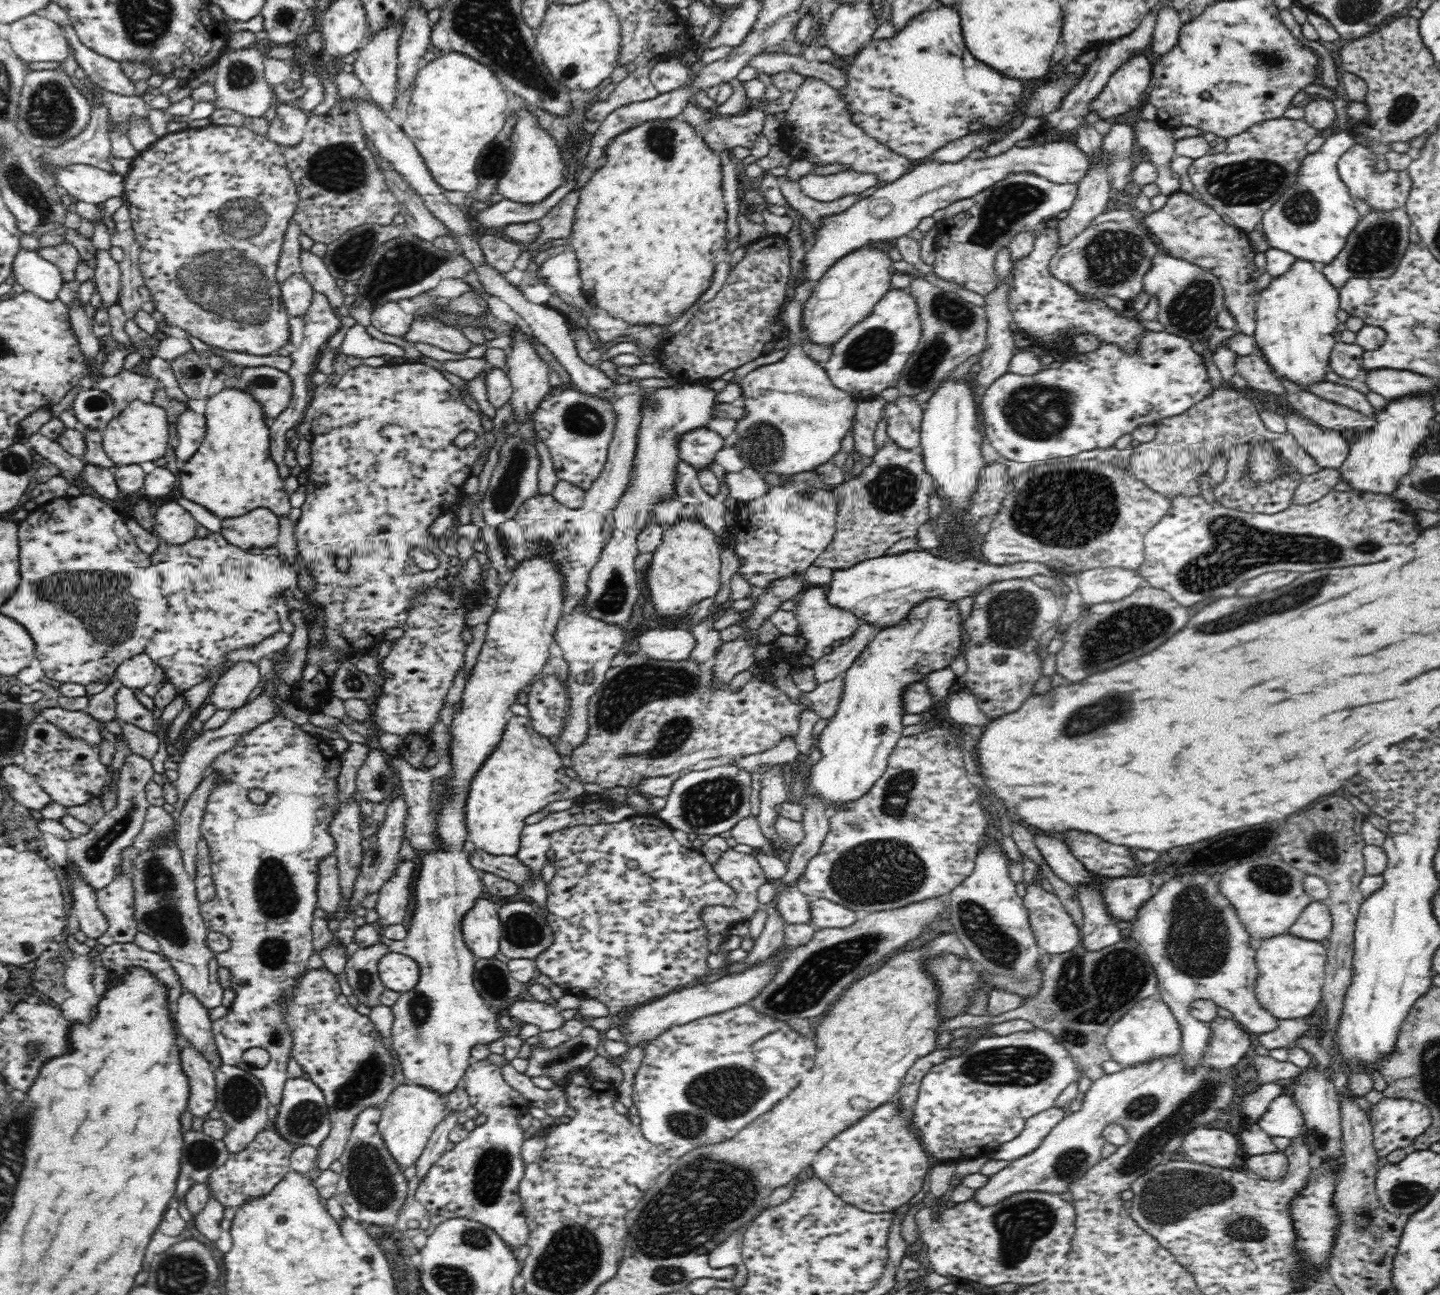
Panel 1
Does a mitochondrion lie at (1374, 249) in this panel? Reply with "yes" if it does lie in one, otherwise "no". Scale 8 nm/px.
yes

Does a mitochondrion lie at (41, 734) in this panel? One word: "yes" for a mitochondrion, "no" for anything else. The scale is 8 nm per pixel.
no

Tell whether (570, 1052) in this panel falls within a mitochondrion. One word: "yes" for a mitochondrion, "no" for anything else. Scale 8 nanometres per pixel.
yes

